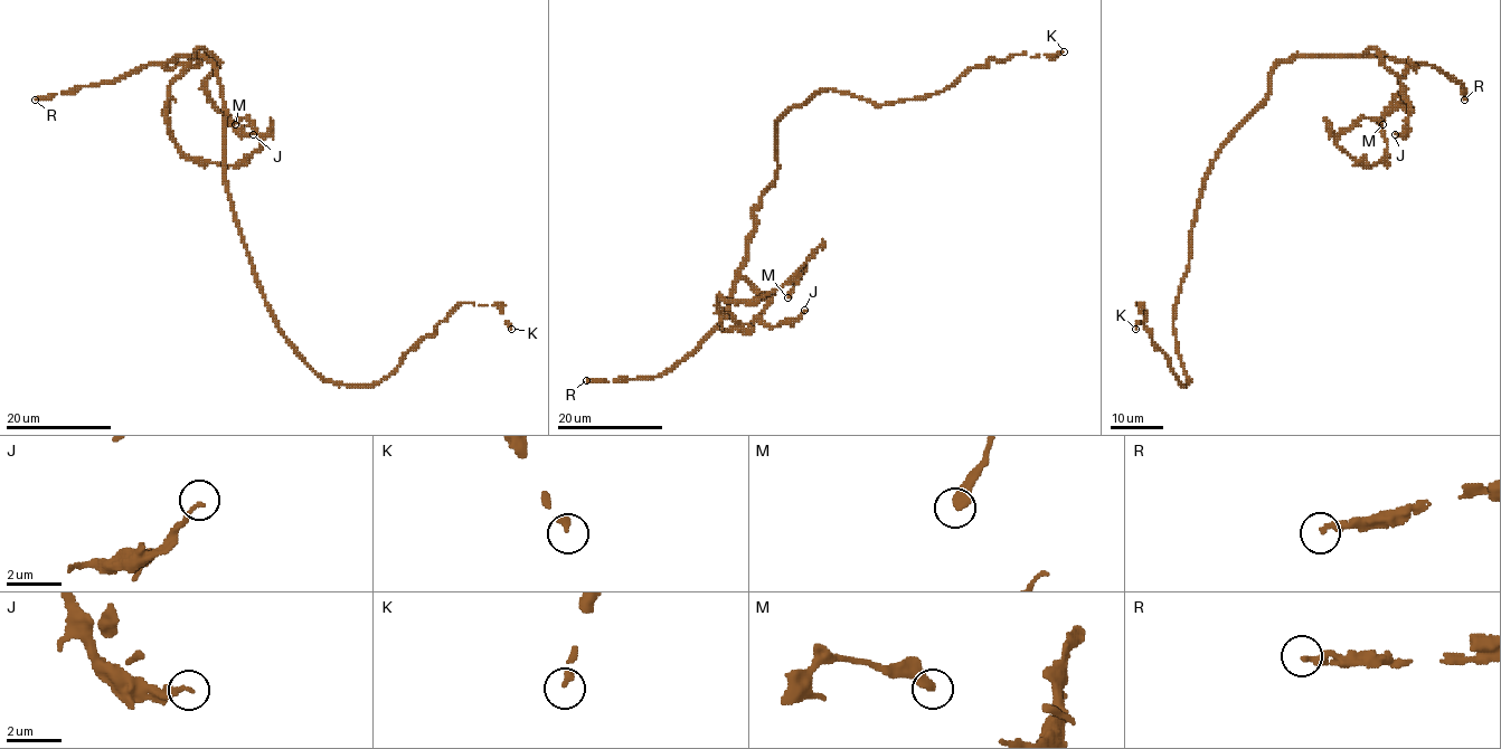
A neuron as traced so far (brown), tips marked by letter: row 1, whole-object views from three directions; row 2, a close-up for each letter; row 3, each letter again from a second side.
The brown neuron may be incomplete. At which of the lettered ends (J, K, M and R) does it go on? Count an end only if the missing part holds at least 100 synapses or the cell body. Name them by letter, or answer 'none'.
R

